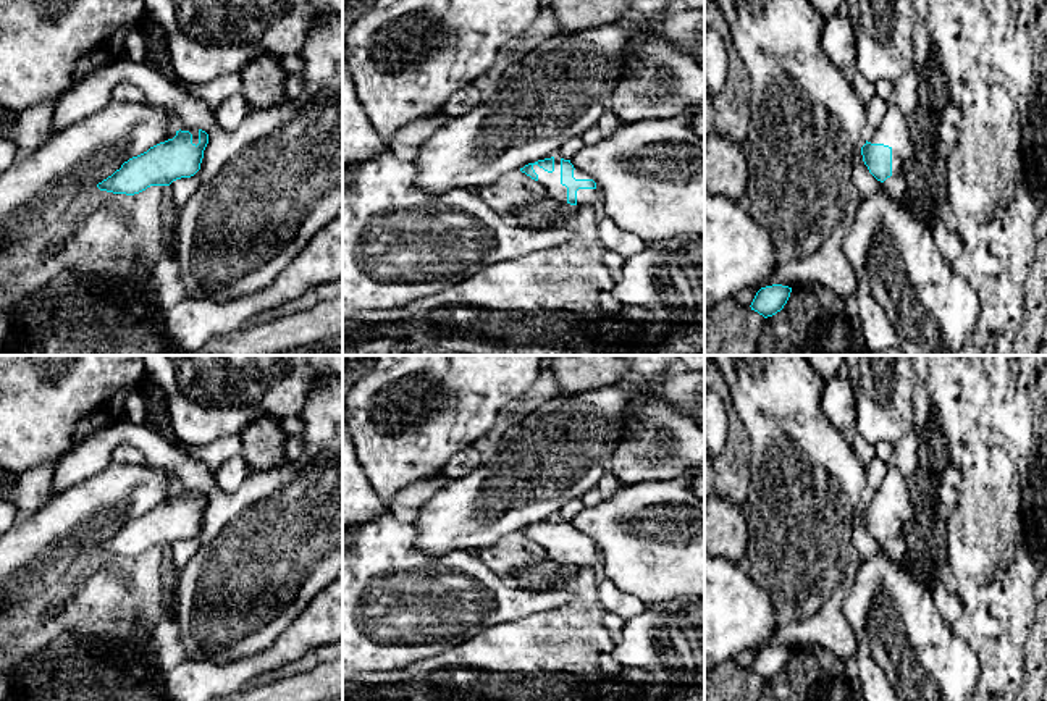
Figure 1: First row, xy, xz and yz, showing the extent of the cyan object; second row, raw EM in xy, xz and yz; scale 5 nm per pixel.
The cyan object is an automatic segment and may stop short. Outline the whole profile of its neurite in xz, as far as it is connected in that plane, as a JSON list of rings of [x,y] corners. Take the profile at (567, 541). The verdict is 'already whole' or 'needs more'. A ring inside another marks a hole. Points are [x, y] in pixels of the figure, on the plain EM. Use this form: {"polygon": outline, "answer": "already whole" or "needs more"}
{"polygon": [[[551,518],[528,525],[520,533],[545,548],[549,567],[570,565],[599,570],[596,544],[570,522]]], "answer": "needs more"}

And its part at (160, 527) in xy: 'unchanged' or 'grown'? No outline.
grown

